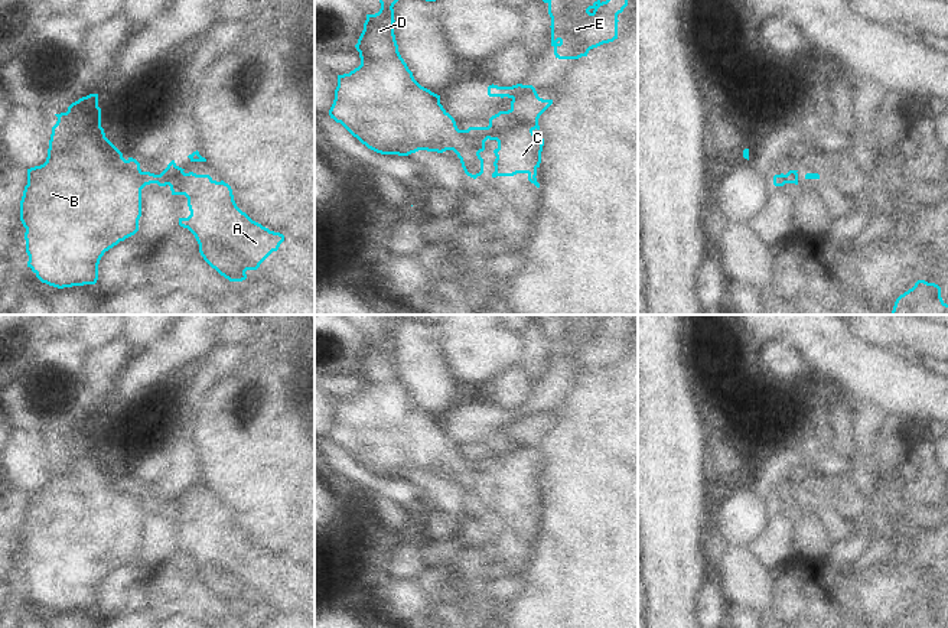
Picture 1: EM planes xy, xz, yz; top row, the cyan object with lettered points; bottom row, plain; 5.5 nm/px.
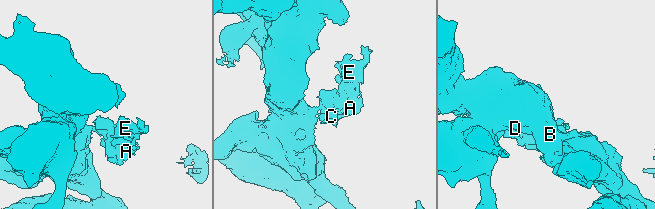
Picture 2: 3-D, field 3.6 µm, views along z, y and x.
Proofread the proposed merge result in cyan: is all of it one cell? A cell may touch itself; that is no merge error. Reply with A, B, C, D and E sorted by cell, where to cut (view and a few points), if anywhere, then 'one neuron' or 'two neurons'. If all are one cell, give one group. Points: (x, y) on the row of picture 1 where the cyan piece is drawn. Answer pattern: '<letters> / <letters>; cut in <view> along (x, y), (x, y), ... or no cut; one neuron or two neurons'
A C E / B D; cut in xz along (484, 127), (482, 137), (485, 140); two neurons

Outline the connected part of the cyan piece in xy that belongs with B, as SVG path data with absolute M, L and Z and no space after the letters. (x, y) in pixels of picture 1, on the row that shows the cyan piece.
M98 94L82 97L72 103L66 113L55 115L58 121L52 127L46 162L27 169L27 185L20 201L20 221L26 228L27 267L42 283L58 289L95 284L104 253L139 231L141 189L150 183L159 186L167 183L159 175L143 172L136 159L126 160L123 153L105 137L101 127Z

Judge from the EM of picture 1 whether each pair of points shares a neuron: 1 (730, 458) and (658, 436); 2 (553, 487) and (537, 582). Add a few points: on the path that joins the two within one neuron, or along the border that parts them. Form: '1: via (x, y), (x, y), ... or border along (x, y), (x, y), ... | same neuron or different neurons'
1: border along (709, 422), (707, 480), (710, 484) | different neurons
2: via (554, 510), (554, 559) | same neuron

